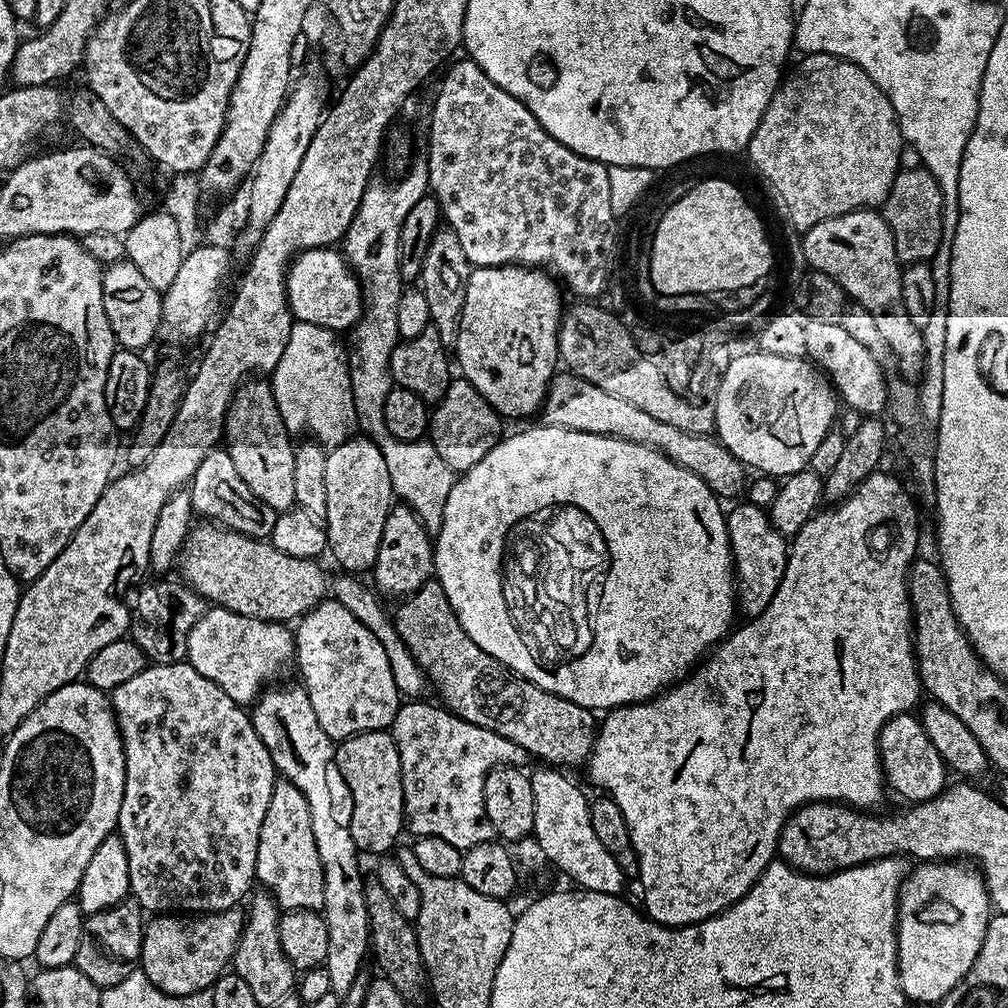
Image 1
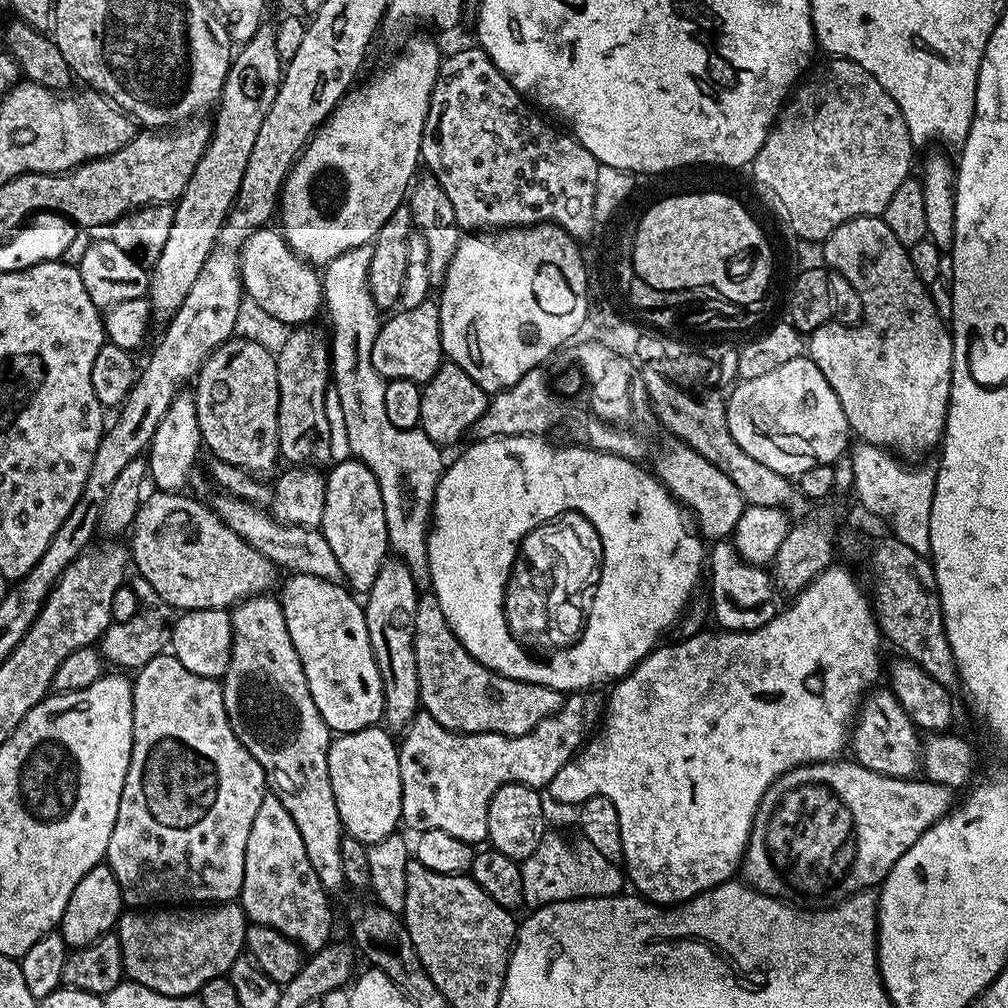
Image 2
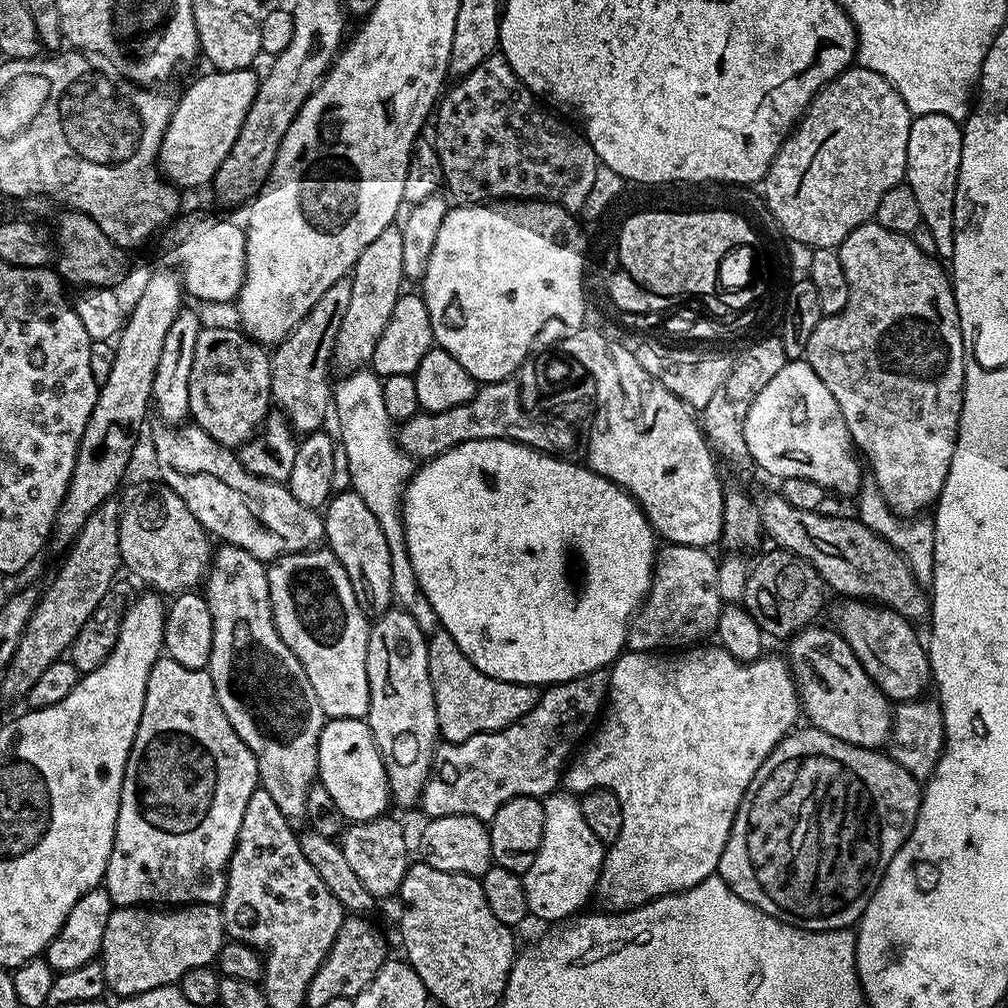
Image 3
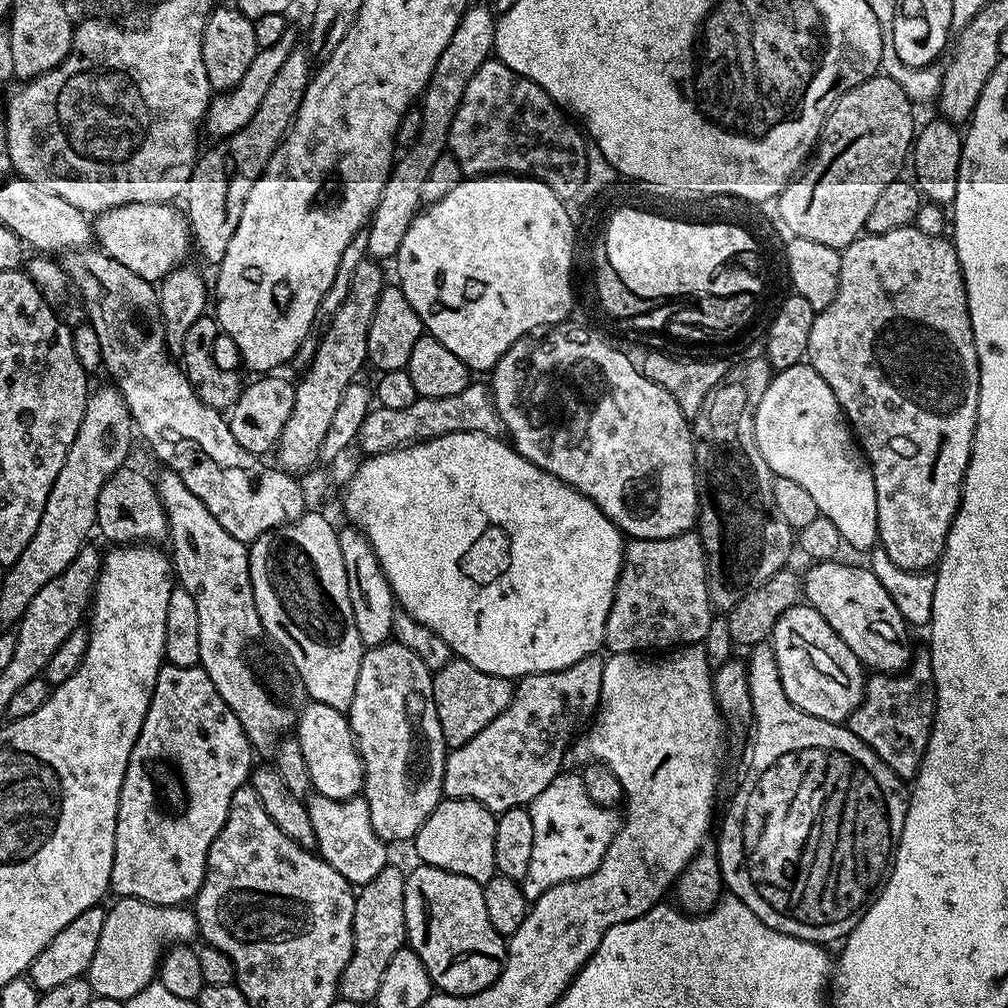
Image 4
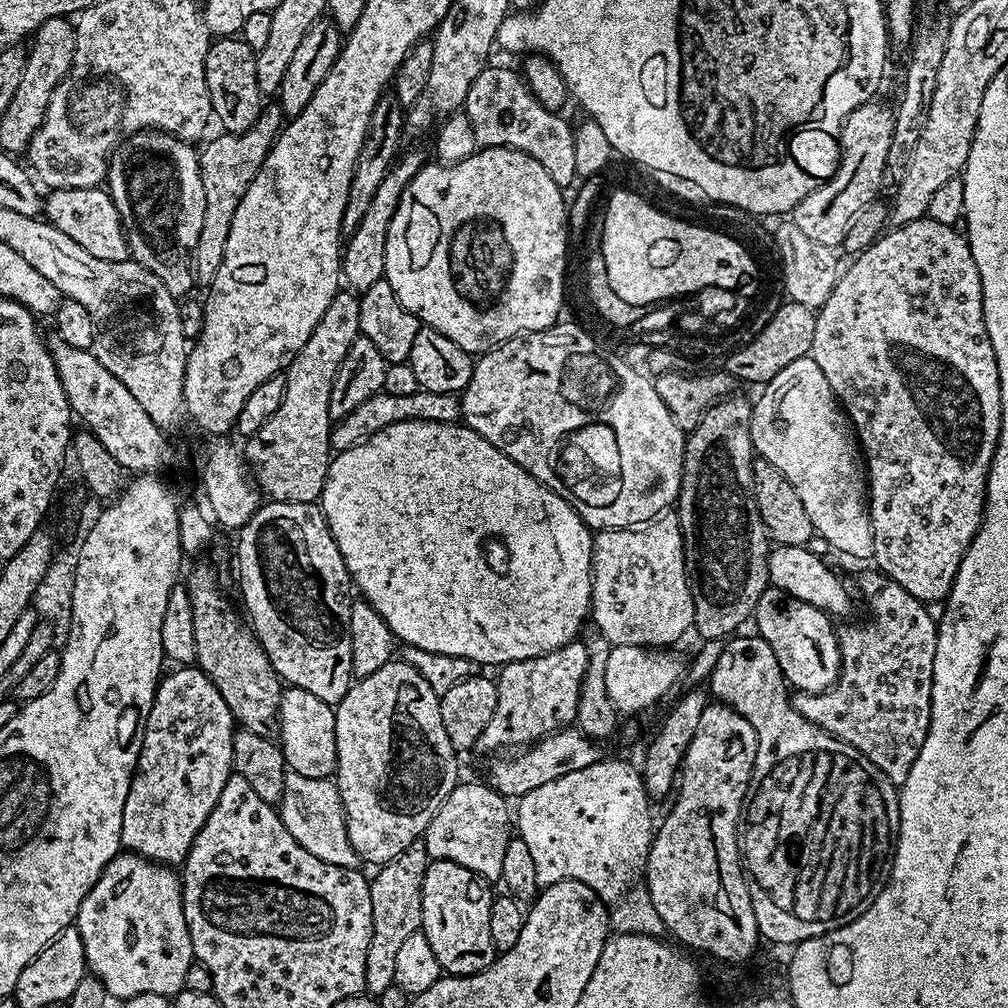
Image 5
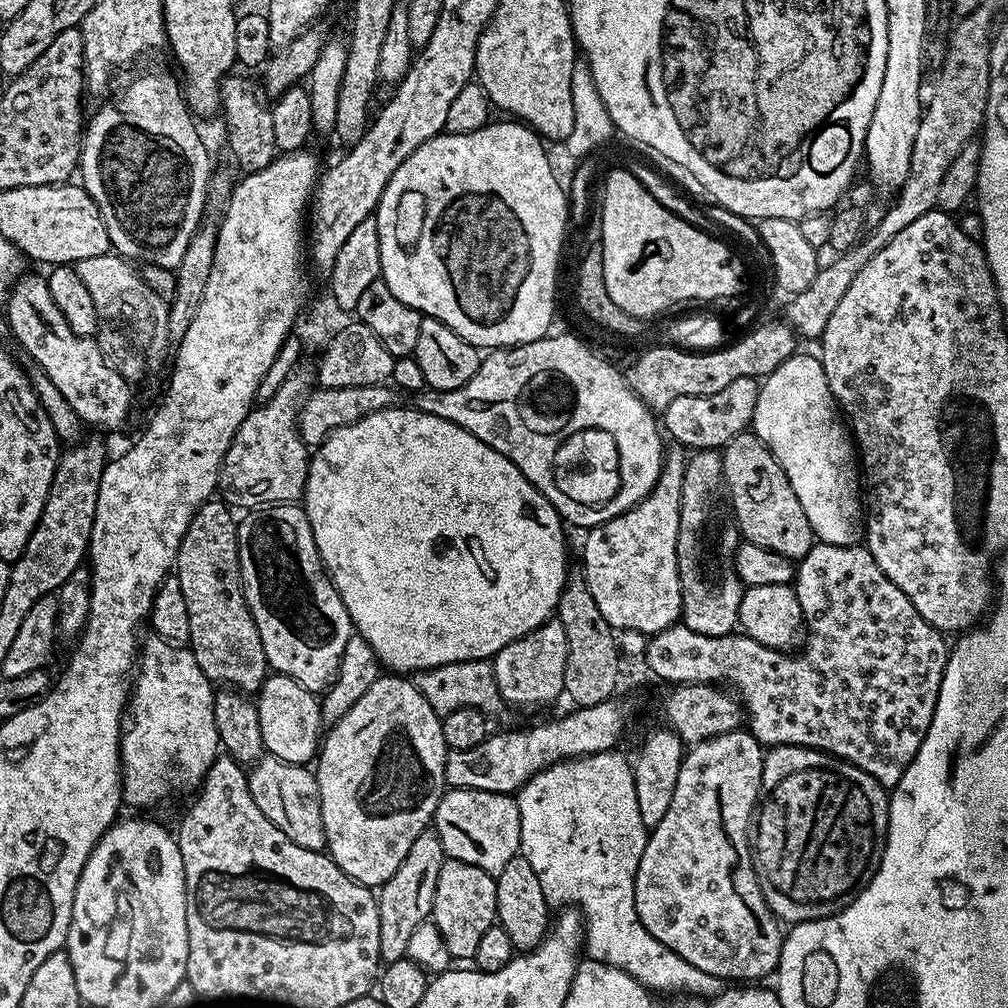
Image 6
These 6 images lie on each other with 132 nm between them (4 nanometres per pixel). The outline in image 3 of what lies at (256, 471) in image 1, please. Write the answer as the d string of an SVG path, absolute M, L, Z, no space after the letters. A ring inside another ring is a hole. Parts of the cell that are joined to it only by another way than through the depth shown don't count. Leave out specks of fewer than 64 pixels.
M201 327L198 343L194 345L194 366L190 366L190 406L188 407L189 417L194 421L195 427L210 434L214 442L225 444L233 450L239 449L240 445L246 443L248 437L259 429L274 404L271 388L271 355L266 354L265 345L256 343L239 327L236 328Z

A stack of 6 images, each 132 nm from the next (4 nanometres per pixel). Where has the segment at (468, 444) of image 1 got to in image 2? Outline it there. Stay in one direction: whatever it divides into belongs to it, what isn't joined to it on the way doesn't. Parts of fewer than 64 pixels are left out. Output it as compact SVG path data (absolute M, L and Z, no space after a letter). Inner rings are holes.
M451 362L441 363L440 368L422 385L420 389L422 394L422 418L420 419L419 429L427 434L436 444L447 446L447 444L456 444L465 435L471 433L474 422L486 414L490 396L462 370L462 366Z

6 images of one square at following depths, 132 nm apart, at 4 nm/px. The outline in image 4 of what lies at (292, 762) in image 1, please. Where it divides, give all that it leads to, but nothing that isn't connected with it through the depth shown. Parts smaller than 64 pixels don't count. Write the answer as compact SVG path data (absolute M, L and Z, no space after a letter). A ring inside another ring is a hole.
M160 470L154 476L156 493L160 496L162 506L168 515L168 537L170 539L170 559L175 579L179 587L194 598L198 609L198 654L199 667L214 682L214 690L222 694L226 706L234 710L242 730L248 735L248 742L257 753L275 753L276 745L295 729L300 720L300 712L306 703L304 683L290 658L266 634L262 618L258 618L258 606L254 606L254 590L250 582L250 562L248 561L249 545L234 538L210 510L198 494L190 491L190 486L182 482L177 472Z

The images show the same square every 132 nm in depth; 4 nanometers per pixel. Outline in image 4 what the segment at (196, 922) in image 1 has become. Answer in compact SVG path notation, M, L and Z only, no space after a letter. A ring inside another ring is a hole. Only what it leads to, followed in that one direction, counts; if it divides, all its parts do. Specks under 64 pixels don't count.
M121 896L115 902L117 904L104 913L102 938L98 938L94 958L90 958L86 979L97 997L126 1002L157 979L165 951L197 939L198 929L195 911L188 906L147 904L129 896Z

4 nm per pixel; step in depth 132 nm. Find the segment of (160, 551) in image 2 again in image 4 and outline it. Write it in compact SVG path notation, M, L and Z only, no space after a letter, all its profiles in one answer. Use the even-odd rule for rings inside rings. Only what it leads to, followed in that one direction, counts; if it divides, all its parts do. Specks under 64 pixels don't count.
M132 467L119 468L102 486L96 507L96 528L116 546L167 541L168 515L156 493L155 483Z

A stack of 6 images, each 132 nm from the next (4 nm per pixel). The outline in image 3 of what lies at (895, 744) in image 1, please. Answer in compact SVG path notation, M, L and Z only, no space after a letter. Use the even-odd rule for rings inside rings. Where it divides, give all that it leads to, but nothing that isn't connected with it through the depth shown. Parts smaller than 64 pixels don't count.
M804 627L792 636L786 653L795 676L802 712L806 720L808 716L807 723L826 734L834 734L834 738L842 738L842 742L850 742L859 748L883 749L889 743L892 734L893 705L883 690L866 674L862 662L856 657L854 650L850 650L850 646L839 631L832 629L831 632L828 628L816 627Z

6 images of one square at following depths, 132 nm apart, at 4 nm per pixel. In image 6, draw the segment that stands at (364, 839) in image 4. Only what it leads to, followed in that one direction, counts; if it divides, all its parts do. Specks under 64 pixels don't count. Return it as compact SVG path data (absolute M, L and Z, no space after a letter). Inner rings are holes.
M265 754L251 765L248 785L254 802L258 802L258 810L262 810L262 814L266 814L266 818L270 818L270 822L274 822L274 826L278 826L278 830L286 834L286 838L315 852L321 851L327 845L315 771L309 770L305 765L287 764L276 756Z

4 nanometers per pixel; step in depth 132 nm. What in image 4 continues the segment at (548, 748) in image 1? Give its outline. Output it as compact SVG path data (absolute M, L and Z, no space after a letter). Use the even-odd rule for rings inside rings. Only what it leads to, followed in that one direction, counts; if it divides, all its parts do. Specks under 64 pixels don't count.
M453 658L438 669L432 678L434 706L438 710L438 722L442 722L442 738L449 749L461 748L474 734L486 730L486 726L510 706L513 687L509 677L486 674L478 670L478 666L470 666L470 662L459 658Z

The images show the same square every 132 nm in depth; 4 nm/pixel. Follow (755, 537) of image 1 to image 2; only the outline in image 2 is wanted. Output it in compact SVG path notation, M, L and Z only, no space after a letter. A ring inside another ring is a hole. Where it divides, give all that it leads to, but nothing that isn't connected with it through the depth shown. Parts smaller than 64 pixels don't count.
M731 539L715 541L711 545L706 556L706 564L712 568L712 608L710 604L710 616L717 620L719 627L726 632L749 632L758 630L758 626L766 626L770 618L774 618L778 611L776 605L777 589L774 587L773 577L761 566L748 564L741 558Z

